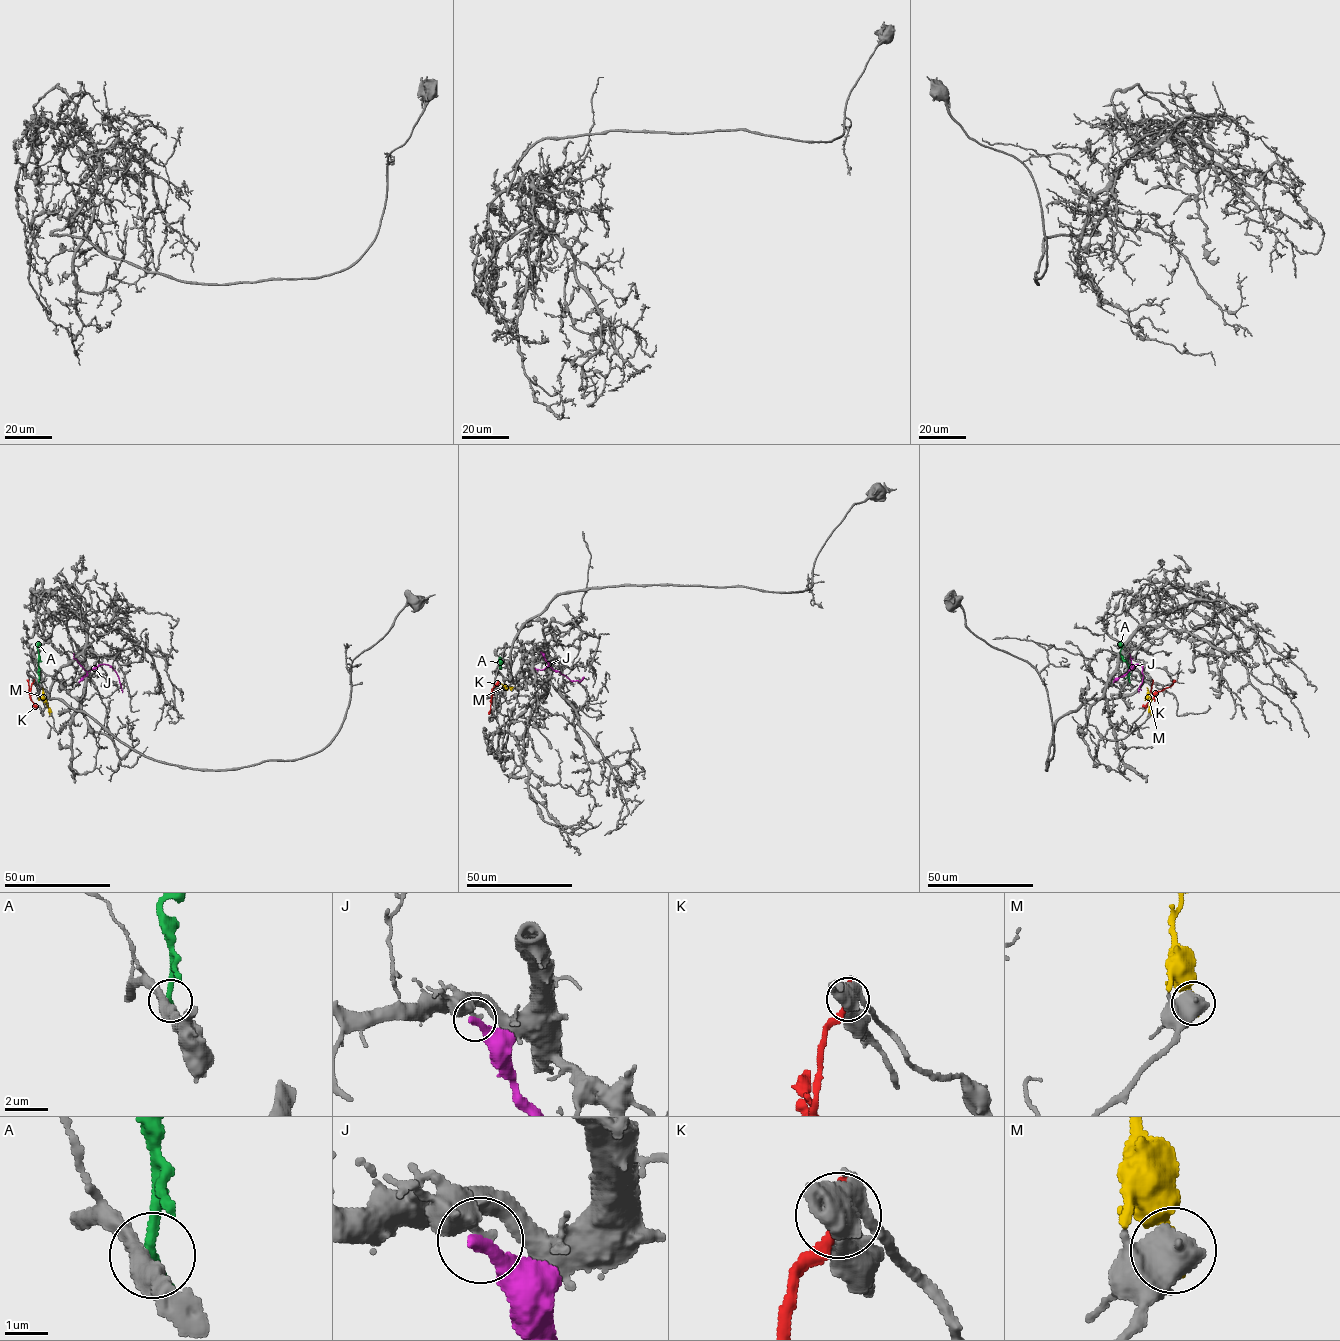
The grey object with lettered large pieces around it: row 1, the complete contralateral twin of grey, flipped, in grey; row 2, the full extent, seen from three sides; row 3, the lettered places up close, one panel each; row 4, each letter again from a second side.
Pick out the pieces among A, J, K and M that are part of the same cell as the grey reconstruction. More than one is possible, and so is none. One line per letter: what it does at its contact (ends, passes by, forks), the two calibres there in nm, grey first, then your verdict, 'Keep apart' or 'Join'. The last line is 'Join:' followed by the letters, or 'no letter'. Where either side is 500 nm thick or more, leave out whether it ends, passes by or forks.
A: It ends there. Thickness 440 nm (grey) against 360 nm. Keep apart
J: It ends there. Thickness 440 nm (grey) against 360 nm. Keep apart
K: It ends there. Thickness 320 nm (grey) against 360 nm. Keep apart
M: Thickness 800 nm (grey) against 260 nm. Keep apart
Join: no letter

